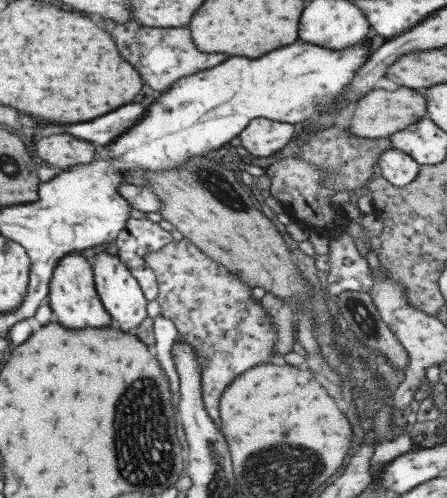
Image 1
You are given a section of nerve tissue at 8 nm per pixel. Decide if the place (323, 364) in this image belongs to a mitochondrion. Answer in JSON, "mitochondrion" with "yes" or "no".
{"mitochondrion":"no"}

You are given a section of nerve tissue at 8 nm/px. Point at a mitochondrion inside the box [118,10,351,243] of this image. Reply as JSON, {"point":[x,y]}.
{"point":[212,181]}

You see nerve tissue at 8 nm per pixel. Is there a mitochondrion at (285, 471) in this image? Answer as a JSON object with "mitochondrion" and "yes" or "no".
{"mitochondrion":"yes"}

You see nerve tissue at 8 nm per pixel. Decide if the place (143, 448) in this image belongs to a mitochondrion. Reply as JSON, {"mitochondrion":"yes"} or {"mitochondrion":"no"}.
{"mitochondrion":"yes"}

